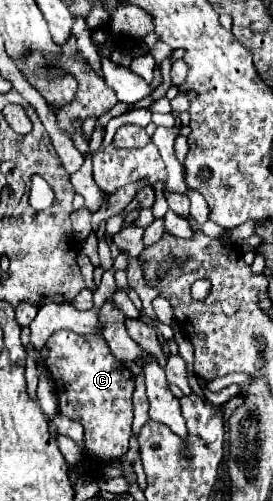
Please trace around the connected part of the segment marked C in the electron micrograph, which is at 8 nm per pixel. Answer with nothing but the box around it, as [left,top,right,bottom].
[45,329,133,461]

